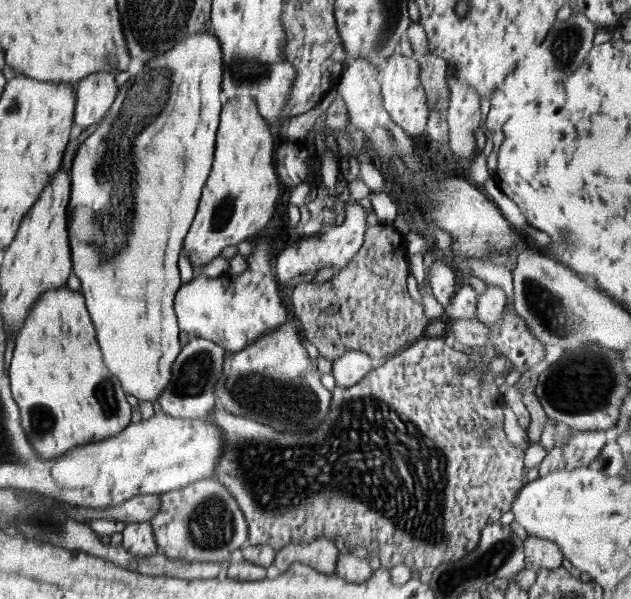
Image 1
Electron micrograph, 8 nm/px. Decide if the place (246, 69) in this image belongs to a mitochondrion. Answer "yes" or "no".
yes

